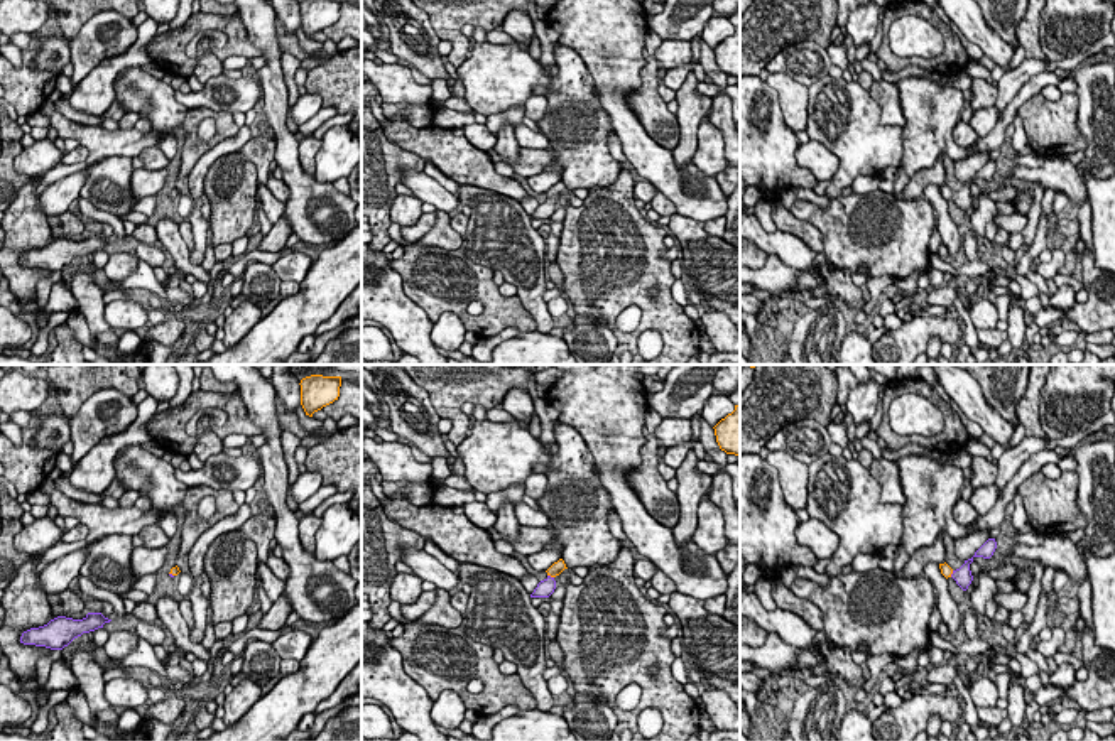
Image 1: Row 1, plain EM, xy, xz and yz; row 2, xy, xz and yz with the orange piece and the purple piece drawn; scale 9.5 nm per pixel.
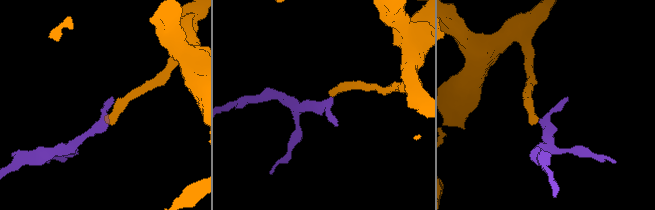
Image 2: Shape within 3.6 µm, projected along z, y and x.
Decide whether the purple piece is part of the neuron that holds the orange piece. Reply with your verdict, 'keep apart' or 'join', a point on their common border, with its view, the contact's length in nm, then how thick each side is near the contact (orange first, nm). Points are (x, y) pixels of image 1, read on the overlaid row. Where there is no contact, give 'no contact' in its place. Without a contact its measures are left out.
join | xz (551, 576) | 70 nm | 120/160 nm

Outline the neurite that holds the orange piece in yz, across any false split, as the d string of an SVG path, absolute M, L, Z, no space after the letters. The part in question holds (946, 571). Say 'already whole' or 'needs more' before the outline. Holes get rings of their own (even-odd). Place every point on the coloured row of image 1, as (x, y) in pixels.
needs more | M973 557L965 560L965 564L953 571L946 562L944 564L939 564L939 569L941 569L941 574L948 579L948 577L953 577L956 581L956 584L966 591L968 586L971 584L973 581L973 576L971 576L971 571L970 571L970 564L973 562Z

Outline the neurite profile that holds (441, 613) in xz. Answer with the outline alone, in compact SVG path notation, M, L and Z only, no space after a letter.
M436 587L436 601L431 609L421 616L422 625L439 625L444 628L458 628L461 626L465 616L451 606L449 591Z

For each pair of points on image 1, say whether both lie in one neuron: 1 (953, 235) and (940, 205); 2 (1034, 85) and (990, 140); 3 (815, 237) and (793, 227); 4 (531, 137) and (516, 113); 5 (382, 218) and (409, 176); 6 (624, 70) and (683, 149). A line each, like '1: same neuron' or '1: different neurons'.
1: same neuron
2: same neuron
3: same neuron
4: different neurons
5: different neurons
6: different neurons

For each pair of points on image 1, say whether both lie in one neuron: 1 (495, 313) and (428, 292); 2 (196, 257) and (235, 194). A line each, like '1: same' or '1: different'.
1: same
2: different

